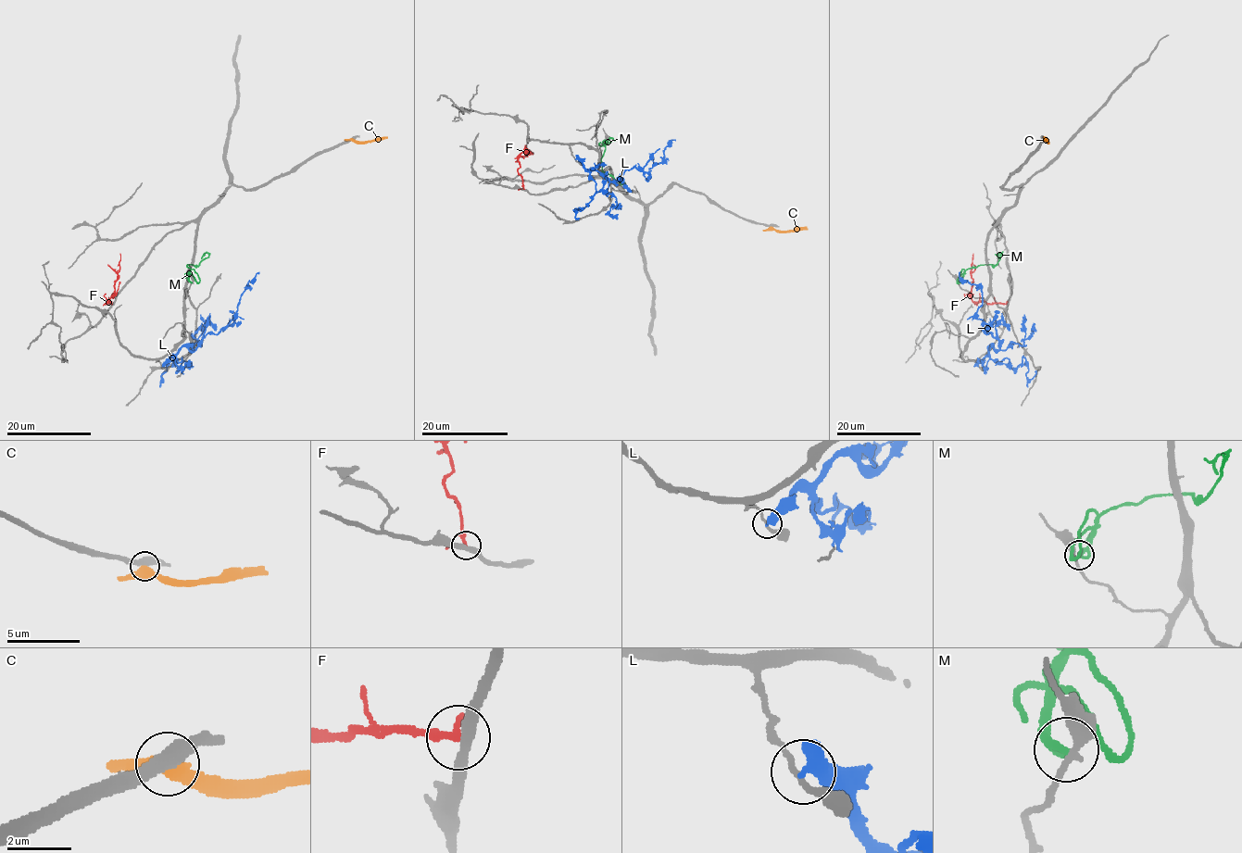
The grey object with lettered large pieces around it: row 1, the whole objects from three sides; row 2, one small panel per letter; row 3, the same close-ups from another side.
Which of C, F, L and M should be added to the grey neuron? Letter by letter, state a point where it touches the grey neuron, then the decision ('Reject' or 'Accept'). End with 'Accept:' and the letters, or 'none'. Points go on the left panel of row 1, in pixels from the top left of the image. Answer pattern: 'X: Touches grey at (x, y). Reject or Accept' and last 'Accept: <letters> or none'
C: Touches grey at (352, 139). Reject
F: Touches grey at (112, 304). Reject
L: Touches grey at (162, 366). Reject
M: Touches grey at (191, 282). Reject
Accept: none

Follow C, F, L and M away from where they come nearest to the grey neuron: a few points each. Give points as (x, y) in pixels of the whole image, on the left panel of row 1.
C: (352, 139), (375, 141), (387, 137)
F: (111, 304), (106, 302), (118, 277), (119, 254)
L: (162, 366), (182, 346), (194, 349), (208, 333), (219, 332), (226, 326), (234, 317), (243, 292), (258, 271)
M: (191, 282), (188, 264), (198, 265), (207, 252)

